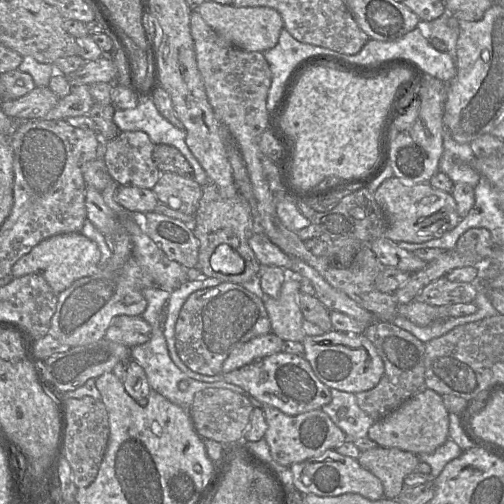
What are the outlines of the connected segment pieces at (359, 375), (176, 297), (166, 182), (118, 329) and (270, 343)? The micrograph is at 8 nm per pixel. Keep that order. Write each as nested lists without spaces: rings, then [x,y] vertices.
[[[331,330],[318,336],[305,336],[304,358],[317,378],[330,389],[359,393],[374,388],[384,374],[384,363],[374,345],[363,334]]]
[[[208,277],[203,280],[187,281],[171,293],[164,307],[163,334],[167,342],[169,355],[174,364],[183,373],[185,373],[188,377],[201,382],[211,383],[223,381],[223,377],[219,374],[214,376],[202,375],[192,371],[184,364],[176,350],[175,325],[183,304],[193,292],[208,287],[214,287],[221,283],[223,282],[221,282],[219,278],[212,277]]]
[[[162,172],[152,191],[159,202],[190,216],[195,216],[202,196],[199,183],[172,172]]]
[[[120,315],[112,319],[105,338],[132,348],[149,341],[151,330],[150,324],[142,316]]]
[[[273,332],[255,337],[233,350],[222,365],[222,373],[229,373],[272,354],[282,352],[284,340]]]

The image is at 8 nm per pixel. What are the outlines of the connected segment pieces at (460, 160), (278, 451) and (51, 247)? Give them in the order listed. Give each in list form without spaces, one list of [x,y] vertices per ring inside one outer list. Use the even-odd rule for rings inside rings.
[[[445,129],[439,171],[445,173],[454,184],[463,182],[475,188],[481,175],[470,166],[473,157],[470,143],[455,141],[451,133]]]
[[[264,406],[263,412],[267,422],[264,438],[269,445],[273,460],[284,467],[320,456],[327,450],[335,450],[347,440],[347,435],[322,409],[290,416],[277,408]]]
[[[80,233],[59,234],[44,239],[22,256],[12,267],[14,278],[27,274],[41,275],[57,293],[67,289],[74,281],[92,275],[99,268],[101,252],[95,242]]]

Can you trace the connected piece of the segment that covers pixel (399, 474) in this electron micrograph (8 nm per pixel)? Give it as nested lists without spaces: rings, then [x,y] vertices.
[[[375,447],[360,453],[358,463],[381,481],[384,497],[397,499],[404,487],[404,478],[414,472],[419,457],[398,448]]]

